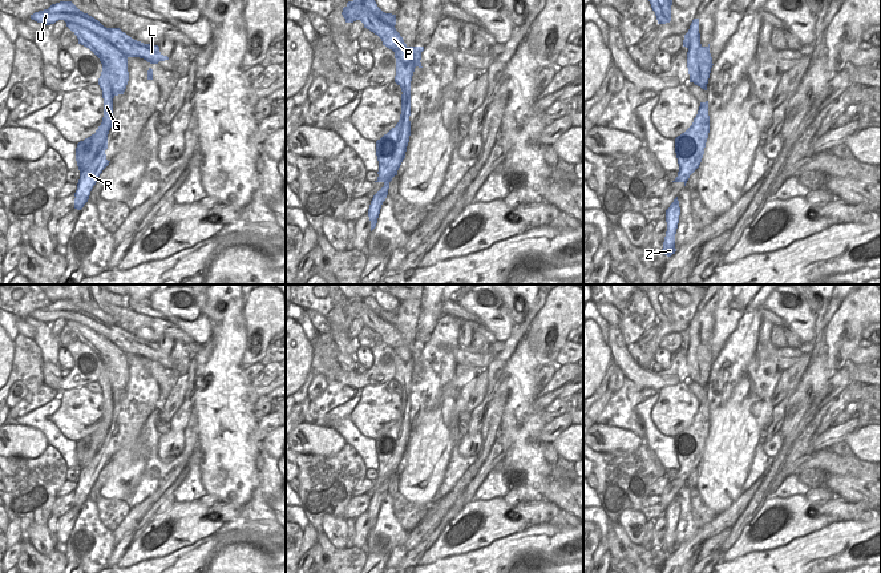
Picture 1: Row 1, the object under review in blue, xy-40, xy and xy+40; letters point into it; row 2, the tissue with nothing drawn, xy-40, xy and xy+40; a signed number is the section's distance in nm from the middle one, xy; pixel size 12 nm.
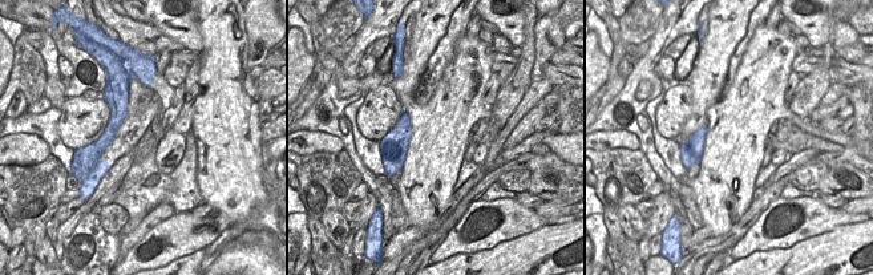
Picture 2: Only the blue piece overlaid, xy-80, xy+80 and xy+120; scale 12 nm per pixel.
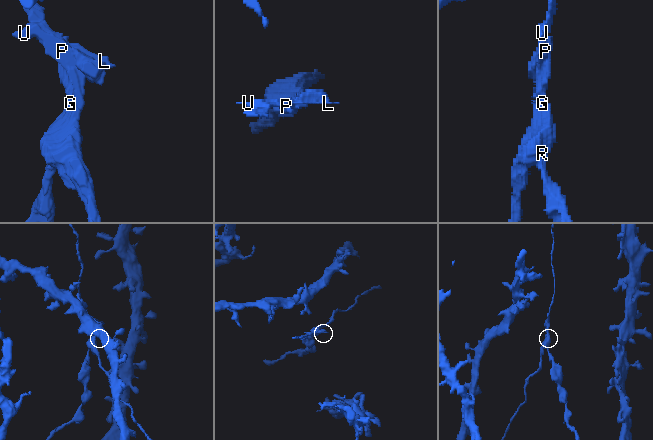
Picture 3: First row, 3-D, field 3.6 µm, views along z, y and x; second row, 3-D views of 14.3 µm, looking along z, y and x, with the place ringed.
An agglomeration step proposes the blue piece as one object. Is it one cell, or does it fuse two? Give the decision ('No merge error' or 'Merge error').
Merge error

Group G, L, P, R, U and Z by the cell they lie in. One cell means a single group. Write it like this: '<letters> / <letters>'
G L P R U / Z

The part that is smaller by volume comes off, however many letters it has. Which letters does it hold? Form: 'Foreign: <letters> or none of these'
Foreign: G, L, P, R, U

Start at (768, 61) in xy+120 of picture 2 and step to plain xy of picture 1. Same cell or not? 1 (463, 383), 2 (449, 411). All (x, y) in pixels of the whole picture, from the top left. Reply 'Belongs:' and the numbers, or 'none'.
Belongs: 1, 2

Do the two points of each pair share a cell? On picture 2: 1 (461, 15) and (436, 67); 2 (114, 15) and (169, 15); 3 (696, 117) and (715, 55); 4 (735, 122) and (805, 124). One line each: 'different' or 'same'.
1: same
2: different
3: same
4: same

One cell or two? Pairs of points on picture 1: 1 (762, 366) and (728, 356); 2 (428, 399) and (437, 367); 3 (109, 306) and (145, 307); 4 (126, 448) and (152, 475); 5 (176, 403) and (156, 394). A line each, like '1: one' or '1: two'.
1: two
2: one
3: two
4: two
5: two

